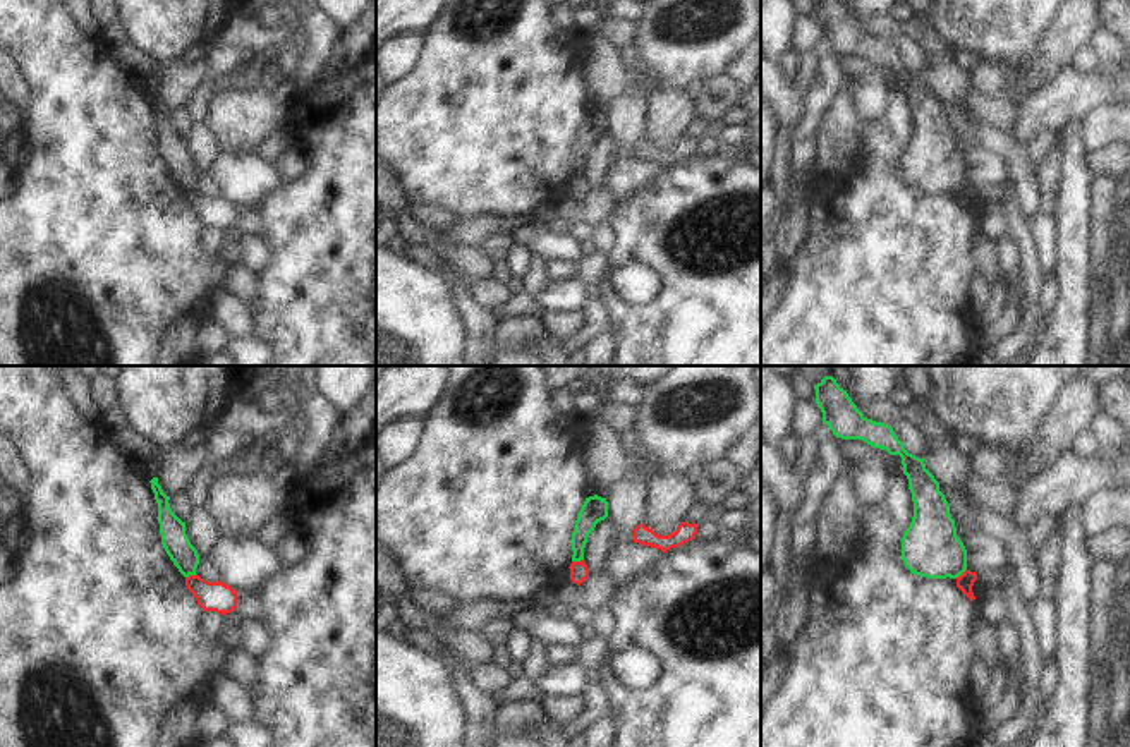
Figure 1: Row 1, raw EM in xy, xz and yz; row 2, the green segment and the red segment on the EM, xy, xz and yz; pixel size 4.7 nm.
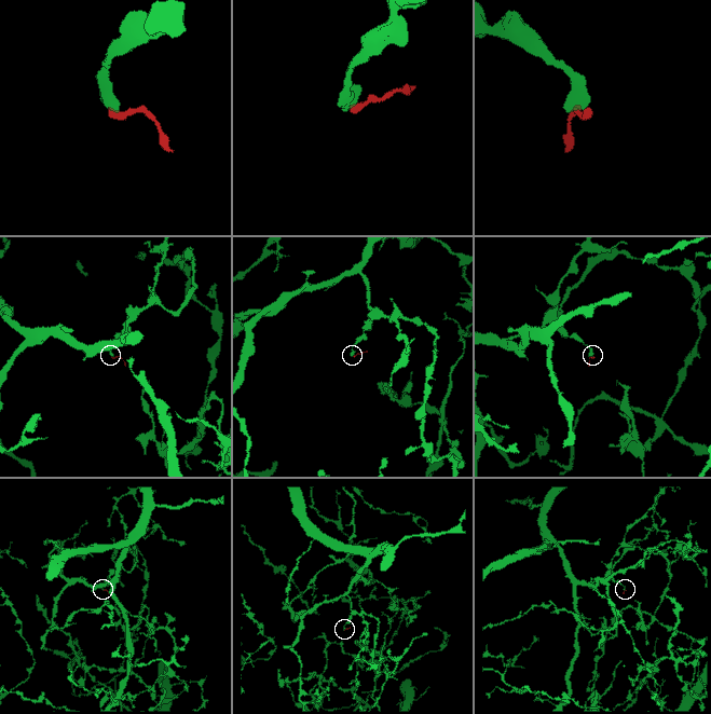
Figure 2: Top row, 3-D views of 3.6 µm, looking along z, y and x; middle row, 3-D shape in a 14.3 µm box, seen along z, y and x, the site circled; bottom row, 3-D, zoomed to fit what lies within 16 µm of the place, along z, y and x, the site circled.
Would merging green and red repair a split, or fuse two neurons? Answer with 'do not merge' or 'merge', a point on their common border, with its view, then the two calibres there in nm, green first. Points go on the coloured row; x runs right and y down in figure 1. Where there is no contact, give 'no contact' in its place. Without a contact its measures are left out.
do not merge | xz (577, 560) | 120/90 nm

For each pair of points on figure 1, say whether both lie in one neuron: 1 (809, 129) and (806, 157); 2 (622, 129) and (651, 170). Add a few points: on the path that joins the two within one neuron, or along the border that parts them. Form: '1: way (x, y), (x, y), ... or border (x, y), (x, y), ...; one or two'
1: way (806, 136), (806, 150); one
2: way (624, 143), (624, 155), (637, 169); one

